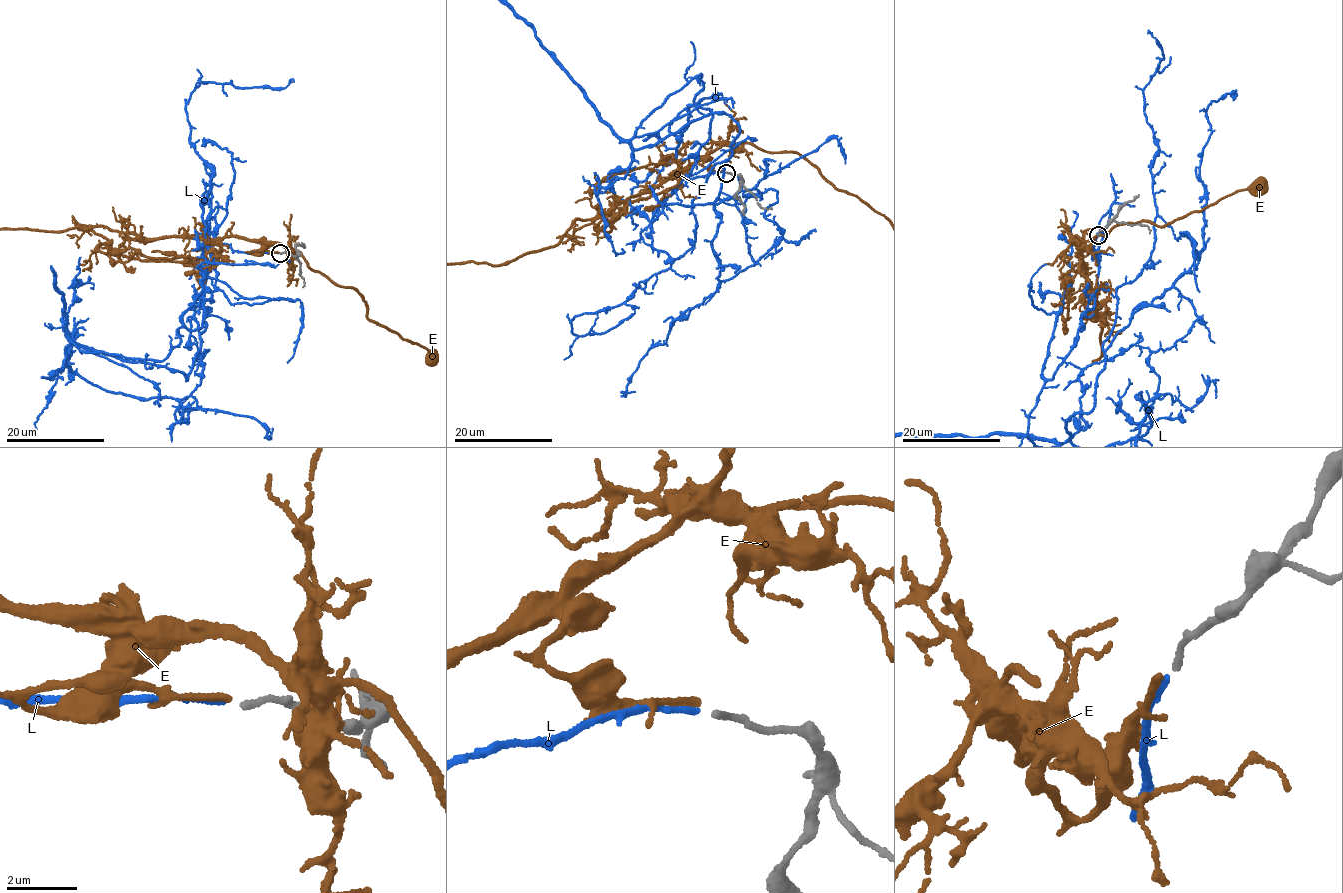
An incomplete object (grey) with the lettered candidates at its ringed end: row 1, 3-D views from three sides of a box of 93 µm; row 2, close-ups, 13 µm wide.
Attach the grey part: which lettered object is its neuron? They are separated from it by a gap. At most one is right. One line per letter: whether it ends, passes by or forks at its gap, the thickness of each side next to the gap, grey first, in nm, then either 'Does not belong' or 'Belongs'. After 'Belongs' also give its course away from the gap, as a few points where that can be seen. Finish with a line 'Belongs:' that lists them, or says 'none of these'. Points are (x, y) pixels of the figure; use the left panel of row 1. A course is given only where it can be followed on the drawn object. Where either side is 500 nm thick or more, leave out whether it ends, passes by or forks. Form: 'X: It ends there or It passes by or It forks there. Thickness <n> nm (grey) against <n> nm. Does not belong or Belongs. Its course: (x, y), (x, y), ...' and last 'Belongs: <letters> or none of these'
E: It ends there. Thickness 180 nm (grey) against 220 nm. Does not belong
L: It ends there. Thickness 180 nm (grey) against 140 nm. Belongs
Belongs: L

